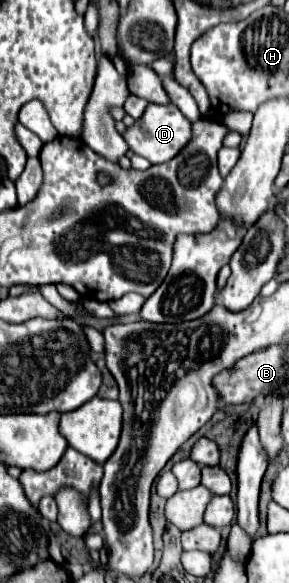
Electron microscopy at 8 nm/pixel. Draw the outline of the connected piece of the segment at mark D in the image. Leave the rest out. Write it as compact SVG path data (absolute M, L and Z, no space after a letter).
M148 104L142 118L136 120L136 124L126 130L124 140L128 142L130 150L136 152L138 156L144 156L152 164L164 164L172 160L192 140L192 122L188 122L188 118L184 118L184 114L180 114L180 110L176 110L176 106L172 104L168 106Z

